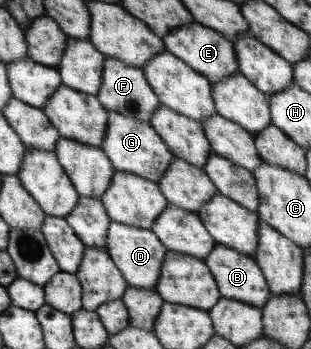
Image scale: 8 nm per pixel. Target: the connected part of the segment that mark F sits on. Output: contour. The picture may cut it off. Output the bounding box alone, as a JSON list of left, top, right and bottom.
[96,58,159,123]

